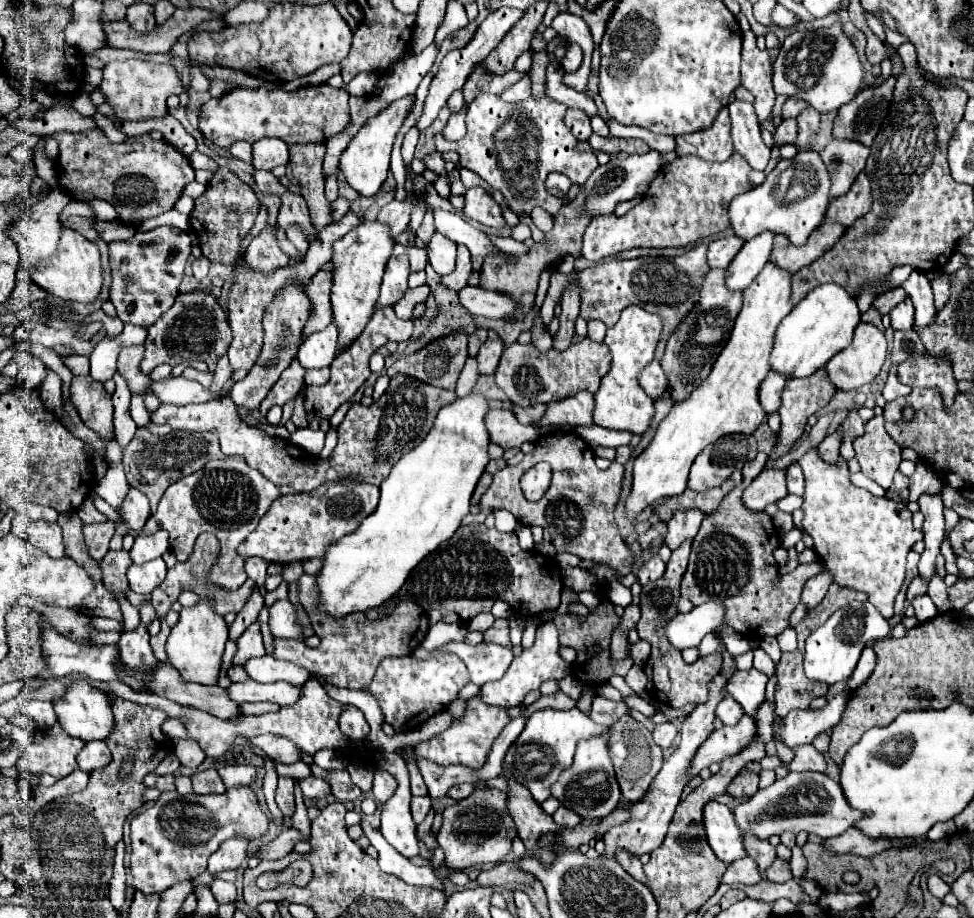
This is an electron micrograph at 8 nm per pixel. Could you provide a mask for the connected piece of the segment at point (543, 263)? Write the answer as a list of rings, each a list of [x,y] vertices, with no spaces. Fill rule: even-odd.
[[[581,187],[579,195],[555,215],[555,227],[545,235],[543,243],[535,243],[523,255],[507,255],[507,257],[497,255],[497,253],[487,255],[485,263],[483,263],[483,271],[481,271],[481,287],[501,291],[501,293],[507,293],[513,299],[517,299],[521,303],[521,309],[515,313],[515,319],[521,319],[533,307],[541,271],[547,269],[549,265],[555,265],[561,259],[561,255],[575,257],[581,253],[581,237],[583,237],[583,231],[587,229],[587,225],[591,223],[591,219],[593,219],[593,215],[589,215],[585,209],[585,187]]]

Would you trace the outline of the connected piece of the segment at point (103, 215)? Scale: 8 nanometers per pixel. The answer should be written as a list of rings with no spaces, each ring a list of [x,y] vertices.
[[[92,199],[86,202],[94,211],[96,218],[101,221],[114,221],[118,219],[117,212],[109,202],[99,199]]]

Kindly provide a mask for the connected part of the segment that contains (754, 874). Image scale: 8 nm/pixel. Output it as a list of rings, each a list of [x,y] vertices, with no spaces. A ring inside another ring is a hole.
[[[743,857],[735,863],[731,863],[725,871],[725,883],[745,883],[745,885],[755,885],[763,879],[763,873],[759,871],[757,863],[749,857]]]

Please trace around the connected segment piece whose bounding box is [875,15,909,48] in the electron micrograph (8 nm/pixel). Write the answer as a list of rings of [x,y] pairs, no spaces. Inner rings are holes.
[[[879,15],[875,16],[877,19],[879,19],[879,21],[881,22],[881,24],[885,27],[885,33],[886,33],[886,41],[889,42],[894,48],[897,48],[899,47],[901,44],[903,43],[907,43],[909,42],[909,40],[904,36],[904,35],[901,35],[900,33],[898,32],[894,32],[894,31],[891,31],[889,30],[884,22],[882,21],[881,17],[879,17]]]

